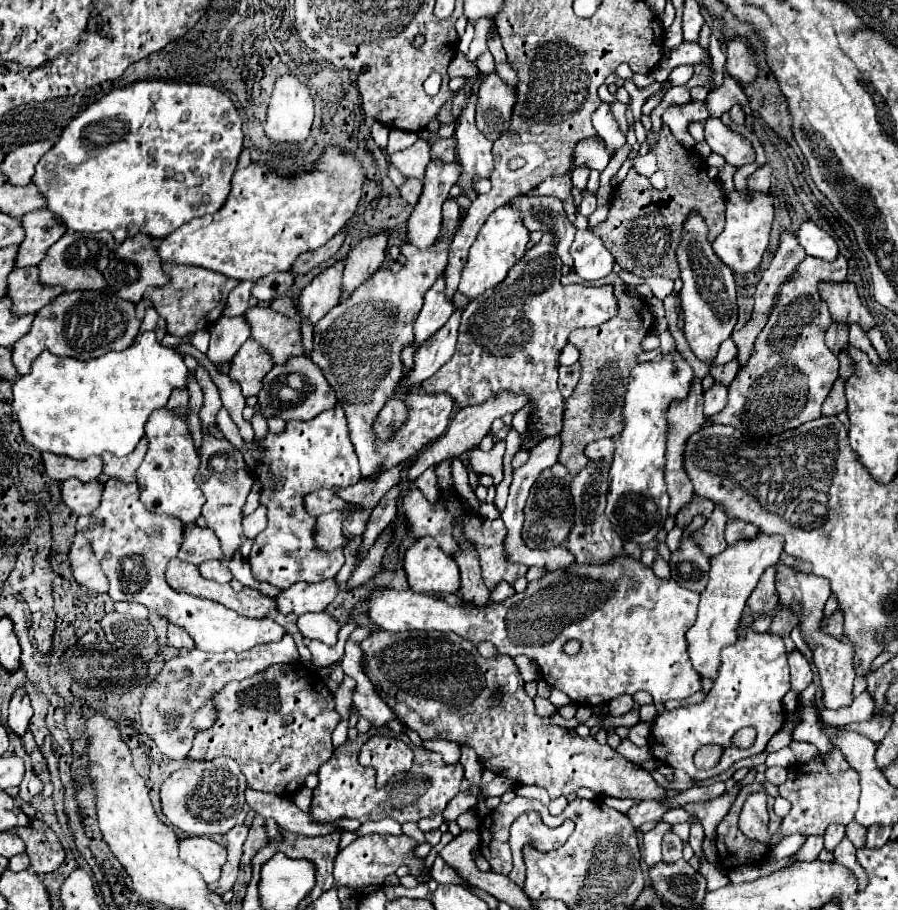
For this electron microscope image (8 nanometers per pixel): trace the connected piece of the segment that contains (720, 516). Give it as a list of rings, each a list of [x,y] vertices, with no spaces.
[[[715,505],[715,511],[713,515],[705,521],[703,527],[695,529],[691,533],[691,537],[695,539],[695,543],[699,545],[699,549],[703,553],[707,553],[709,557],[717,557],[717,553],[721,553],[727,543],[723,539],[723,531],[725,531],[725,523],[727,523],[727,517],[725,517],[725,511]]]

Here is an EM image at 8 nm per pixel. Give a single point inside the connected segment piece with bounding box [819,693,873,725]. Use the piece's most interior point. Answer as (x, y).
(861, 709)

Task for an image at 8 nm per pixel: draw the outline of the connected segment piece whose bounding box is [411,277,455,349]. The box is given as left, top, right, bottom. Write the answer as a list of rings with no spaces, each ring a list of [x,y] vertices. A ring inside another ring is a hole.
[[[439,277],[437,283],[433,285],[433,289],[429,289],[425,293],[423,309],[419,311],[415,325],[413,325],[413,333],[415,333],[415,339],[411,343],[413,349],[417,349],[429,337],[433,337],[437,333],[437,329],[441,329],[449,321],[451,313],[455,311],[453,303],[445,299],[443,289],[445,289],[445,281],[443,281],[443,277]]]

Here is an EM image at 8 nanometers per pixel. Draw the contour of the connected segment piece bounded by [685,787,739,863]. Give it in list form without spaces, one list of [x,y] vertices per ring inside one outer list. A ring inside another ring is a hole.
[[[735,787],[729,795],[725,793],[725,795],[717,797],[717,799],[713,799],[713,801],[689,803],[689,805],[685,805],[685,809],[687,809],[691,815],[695,813],[697,819],[701,821],[701,825],[705,827],[703,853],[705,853],[705,859],[707,859],[709,863],[717,863],[717,861],[719,861],[719,857],[717,857],[717,847],[715,847],[715,837],[717,837],[715,829],[717,829],[717,825],[721,823],[721,819],[725,817],[725,813],[729,811],[729,807],[731,807],[731,803],[735,801],[737,793],[739,793],[739,787]]]

